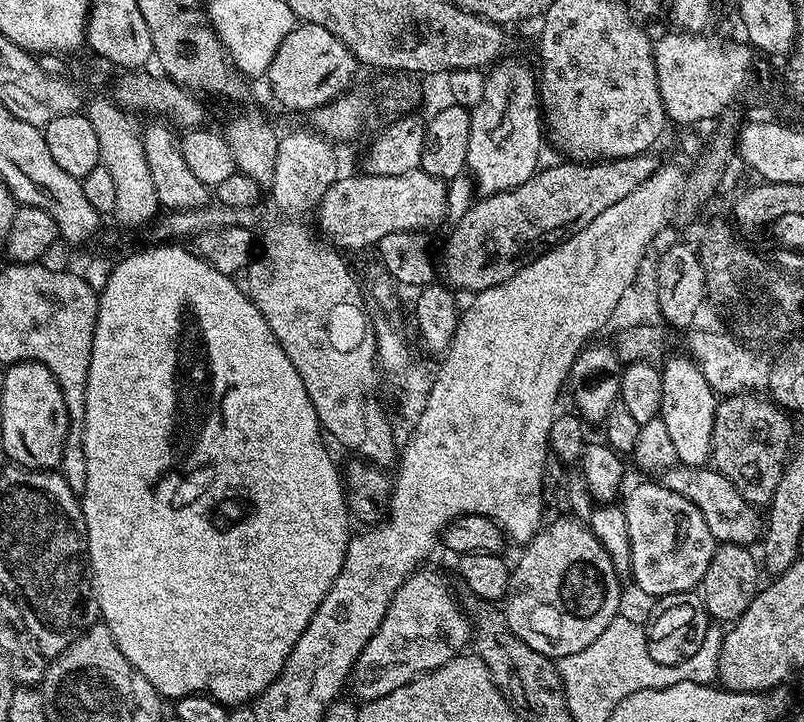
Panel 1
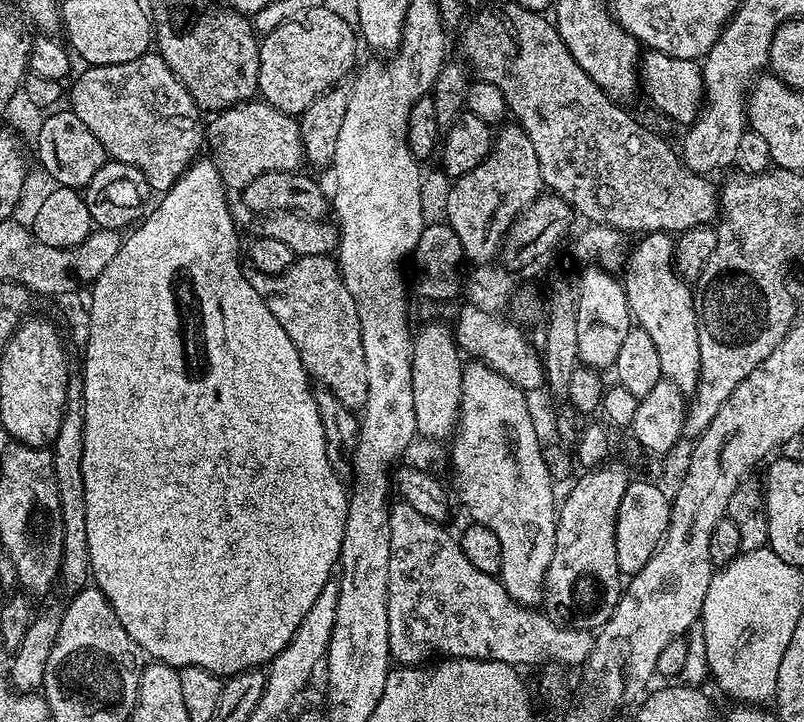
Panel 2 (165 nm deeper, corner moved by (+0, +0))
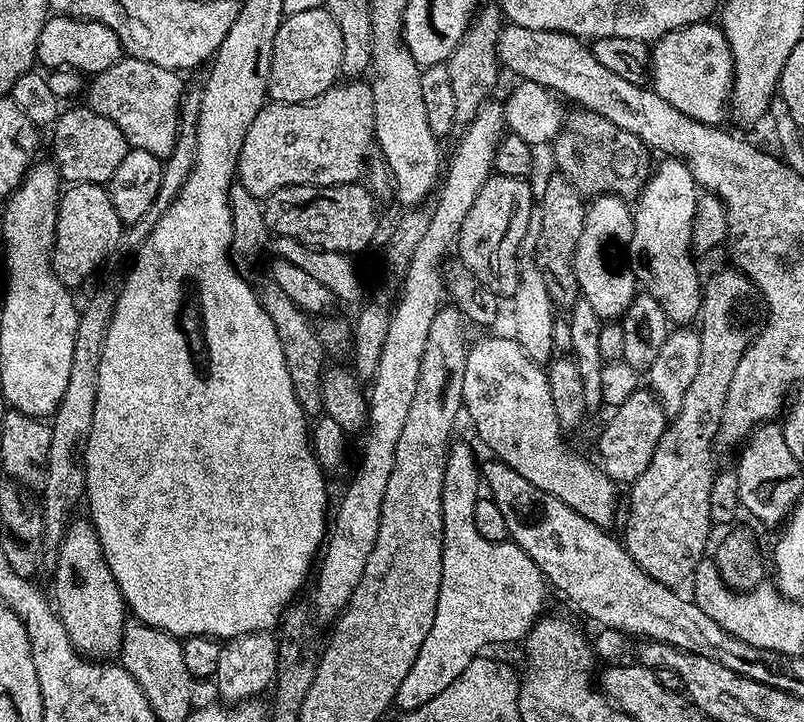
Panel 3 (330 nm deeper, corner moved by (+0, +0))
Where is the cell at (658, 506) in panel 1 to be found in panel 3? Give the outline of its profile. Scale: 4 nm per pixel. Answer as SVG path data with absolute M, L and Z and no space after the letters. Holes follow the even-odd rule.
M497 334L490 335L489 340L482 340L467 349L465 377L463 379L462 394L464 395L463 411L472 419L480 440L492 451L491 455L506 466L510 466L526 482L534 482L538 490L546 490L554 494L566 506L570 506L582 518L590 518L600 528L611 529L612 523L622 512L622 504L616 501L612 493L614 481L605 474L595 463L583 460L576 452L571 452L564 445L562 429L558 422L558 414L554 414L554 401L550 399L548 373L541 365L536 364L525 353L518 342L507 340Z

